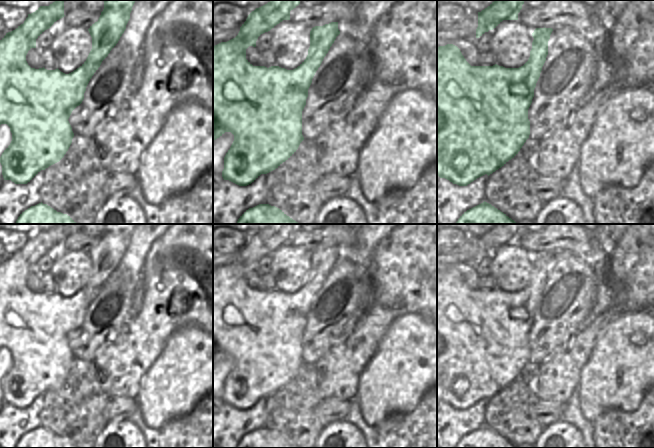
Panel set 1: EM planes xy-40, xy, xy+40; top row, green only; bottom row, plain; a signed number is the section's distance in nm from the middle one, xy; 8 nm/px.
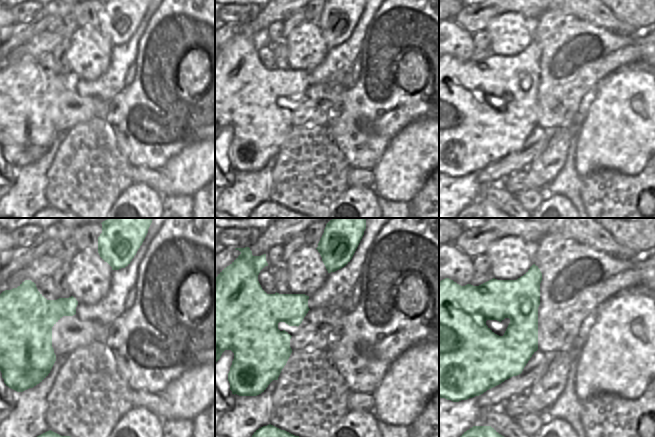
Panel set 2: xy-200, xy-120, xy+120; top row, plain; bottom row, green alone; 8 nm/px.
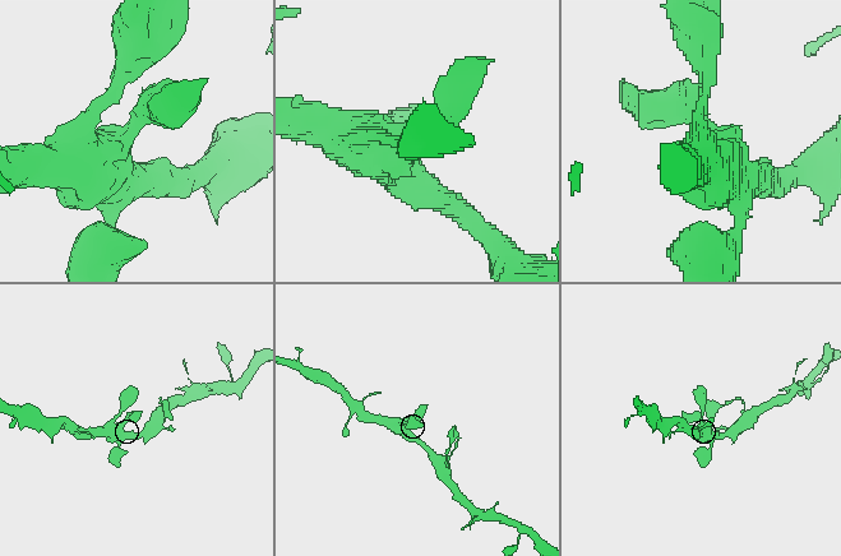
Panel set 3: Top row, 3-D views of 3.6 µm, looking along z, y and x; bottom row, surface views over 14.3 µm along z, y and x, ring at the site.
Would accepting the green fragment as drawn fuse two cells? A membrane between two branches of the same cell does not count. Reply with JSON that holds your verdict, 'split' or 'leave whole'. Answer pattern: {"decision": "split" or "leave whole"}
{"decision": "leave whole"}

